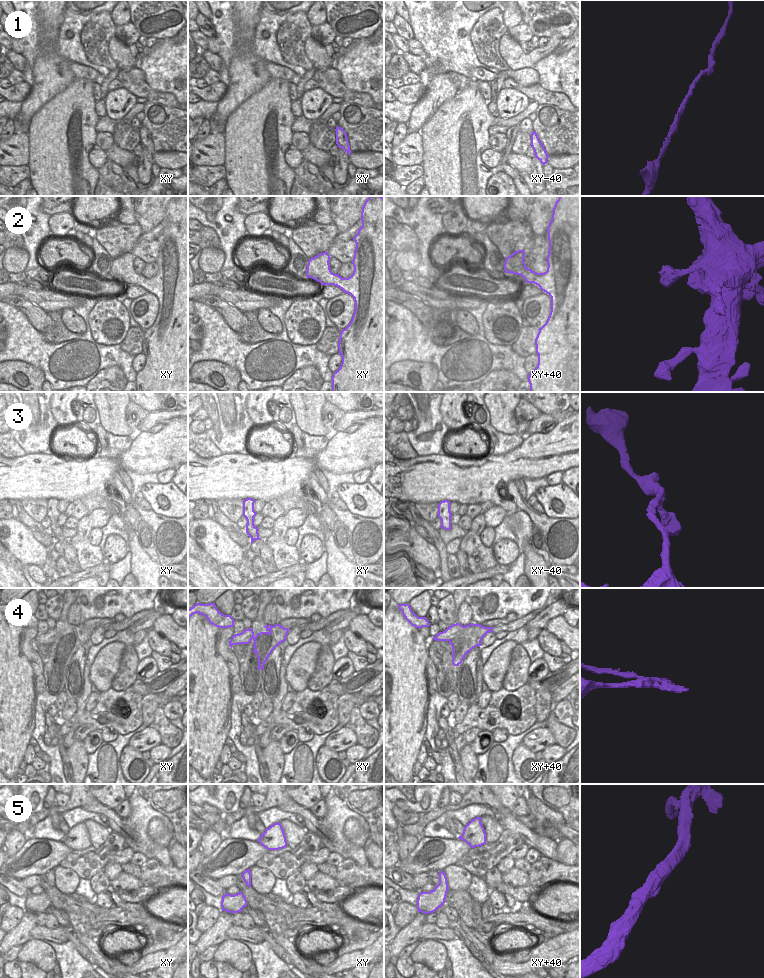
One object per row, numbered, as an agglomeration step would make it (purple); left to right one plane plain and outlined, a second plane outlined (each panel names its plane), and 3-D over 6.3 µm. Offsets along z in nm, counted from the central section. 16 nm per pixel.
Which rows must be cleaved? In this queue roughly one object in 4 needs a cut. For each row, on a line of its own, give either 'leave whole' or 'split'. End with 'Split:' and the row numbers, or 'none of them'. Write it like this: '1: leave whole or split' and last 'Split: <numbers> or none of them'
1: leave whole
2: leave whole
3: leave whole
4: split
5: leave whole
Split: 4

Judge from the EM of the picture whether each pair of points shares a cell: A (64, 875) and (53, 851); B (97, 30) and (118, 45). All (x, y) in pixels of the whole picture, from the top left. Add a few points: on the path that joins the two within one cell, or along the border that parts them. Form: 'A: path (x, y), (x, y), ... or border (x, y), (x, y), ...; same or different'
A: border (58, 864), (53, 868); different
B: border (113, 35), (109, 41), (108, 53), (115, 62); different

